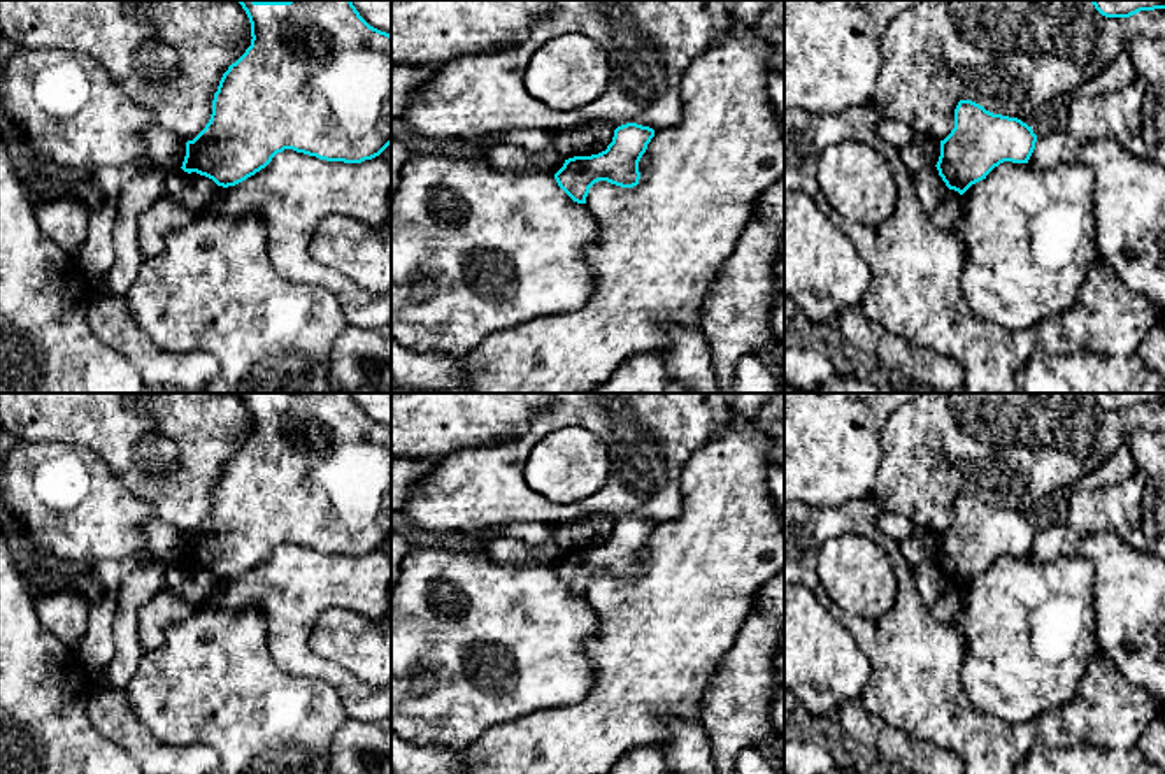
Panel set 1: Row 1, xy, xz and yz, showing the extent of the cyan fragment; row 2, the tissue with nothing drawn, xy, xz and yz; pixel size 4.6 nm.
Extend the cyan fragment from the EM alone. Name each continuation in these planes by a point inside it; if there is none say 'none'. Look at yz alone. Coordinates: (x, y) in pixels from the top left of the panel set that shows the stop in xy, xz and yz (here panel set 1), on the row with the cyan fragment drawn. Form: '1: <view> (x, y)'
none

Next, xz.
none

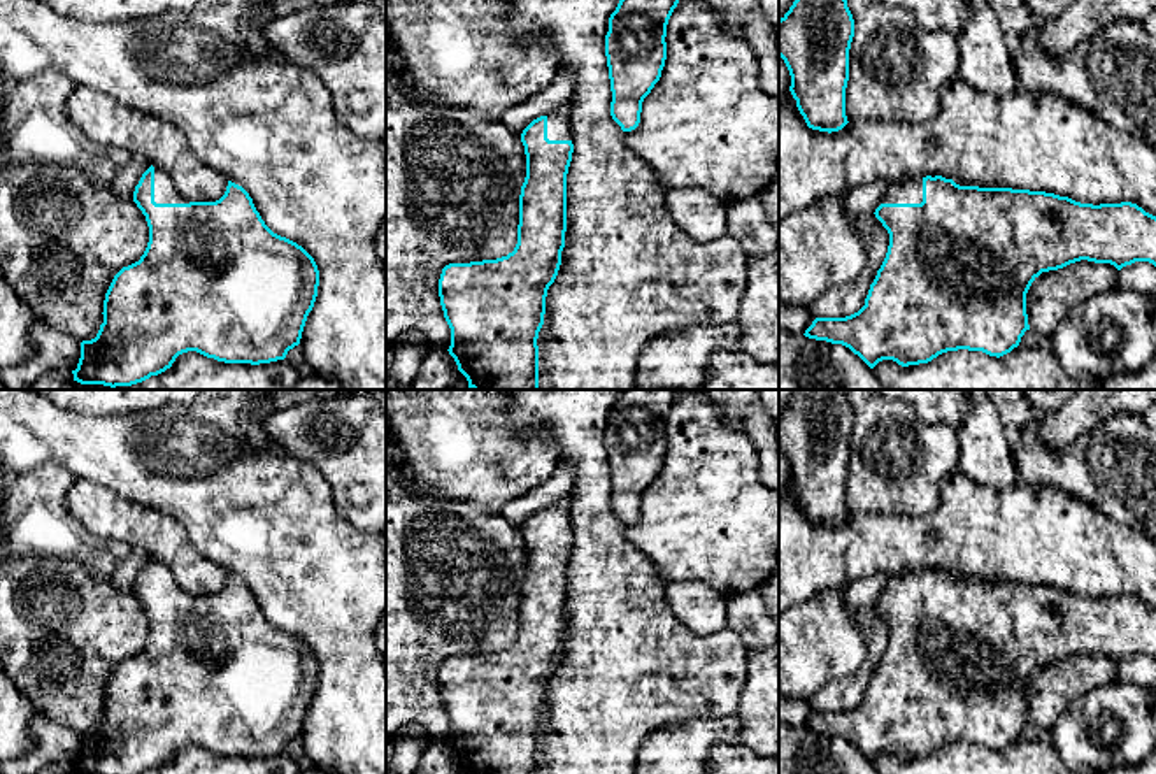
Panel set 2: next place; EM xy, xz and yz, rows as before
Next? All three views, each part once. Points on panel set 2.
1: xy (165, 192)

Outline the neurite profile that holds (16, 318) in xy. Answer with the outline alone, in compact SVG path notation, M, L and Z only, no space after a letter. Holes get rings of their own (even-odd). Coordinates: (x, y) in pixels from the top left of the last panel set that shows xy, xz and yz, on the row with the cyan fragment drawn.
M0 270L0 369L23 365L33 356L30 332L40 323L44 319L7 284Z

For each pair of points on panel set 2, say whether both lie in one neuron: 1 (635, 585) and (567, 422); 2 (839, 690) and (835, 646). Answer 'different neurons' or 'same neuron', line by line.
1: same neuron
2: different neurons

